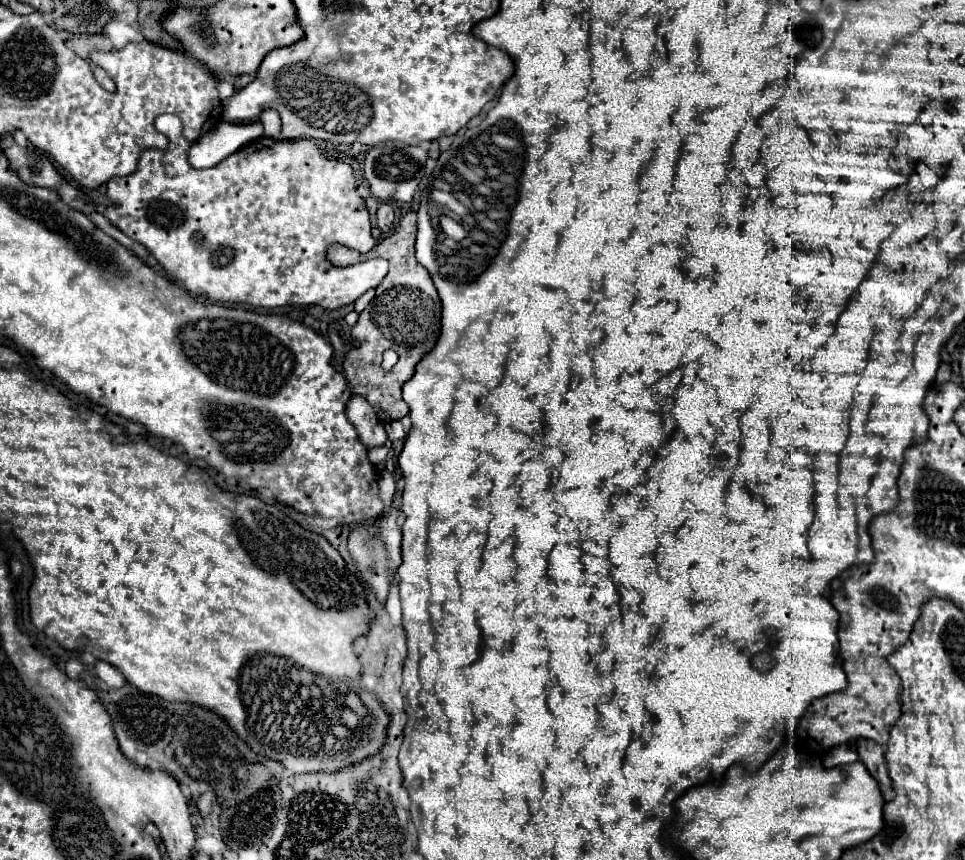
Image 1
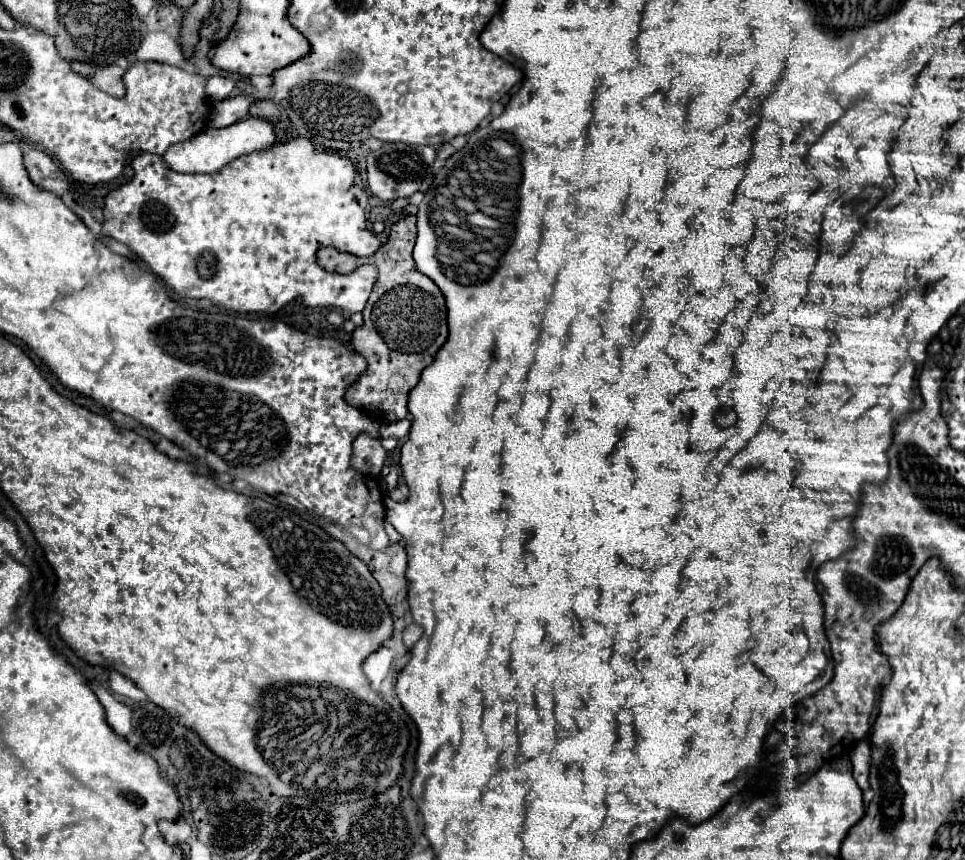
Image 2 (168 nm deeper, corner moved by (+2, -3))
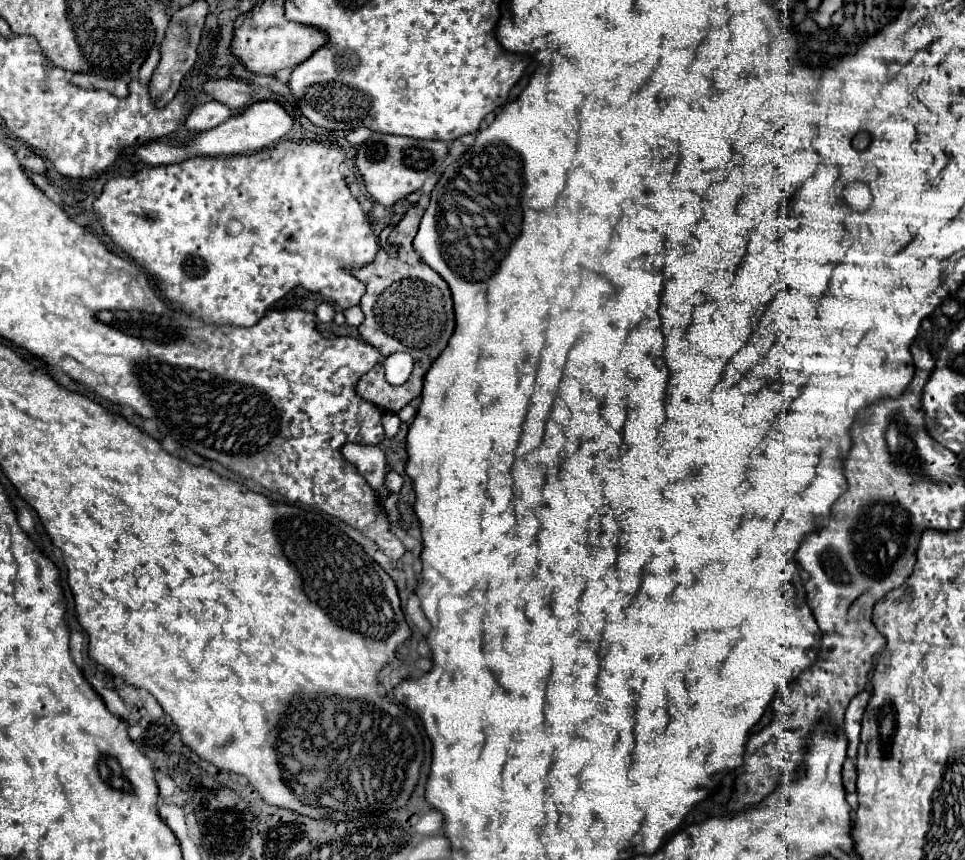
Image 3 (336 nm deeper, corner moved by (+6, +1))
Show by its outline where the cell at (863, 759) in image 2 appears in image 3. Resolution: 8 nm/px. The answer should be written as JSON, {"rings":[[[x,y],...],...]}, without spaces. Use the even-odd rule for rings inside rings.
{"rings":[[[852,758],[844,762],[844,786],[846,786],[846,792],[856,792],[856,766]]]}

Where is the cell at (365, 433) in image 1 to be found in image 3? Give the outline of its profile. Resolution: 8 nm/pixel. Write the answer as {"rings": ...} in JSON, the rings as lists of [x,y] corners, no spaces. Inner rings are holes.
{"rings":[[[346,444],[342,452],[344,458],[352,462],[358,468],[358,472],[366,478],[376,498],[384,502],[390,496],[390,490],[384,486],[384,478],[386,478],[384,452],[378,446],[362,446],[362,444]]]}

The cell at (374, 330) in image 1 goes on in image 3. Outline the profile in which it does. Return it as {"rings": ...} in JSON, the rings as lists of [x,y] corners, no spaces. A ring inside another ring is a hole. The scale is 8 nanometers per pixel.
{"rings":[[[412,206],[390,232],[388,244],[396,244],[400,248],[398,258],[390,258],[386,250],[378,250],[372,264],[354,270],[354,274],[366,284],[366,294],[360,300],[364,322],[358,326],[362,338],[368,344],[374,344],[384,356],[392,352],[408,352],[414,358],[414,370],[402,386],[388,384],[382,366],[372,368],[360,378],[356,392],[384,412],[400,412],[406,404],[418,402],[428,368],[442,354],[456,328],[452,294],[446,280],[440,278],[412,246],[422,214],[422,206]]]}

